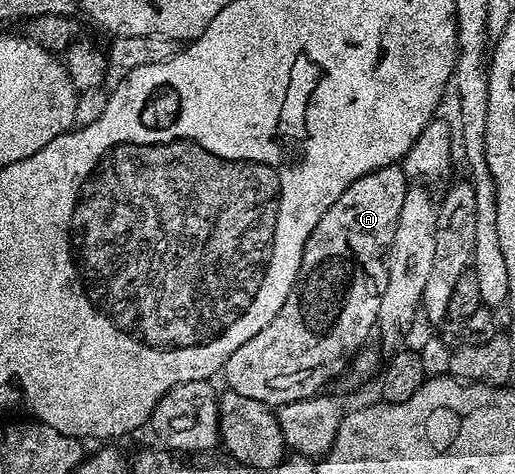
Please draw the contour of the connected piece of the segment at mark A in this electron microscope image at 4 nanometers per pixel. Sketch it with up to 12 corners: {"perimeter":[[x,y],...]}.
{"perimeter":[[408,180],[348,185],[280,313],[224,368],[271,409],[367,346]]}

